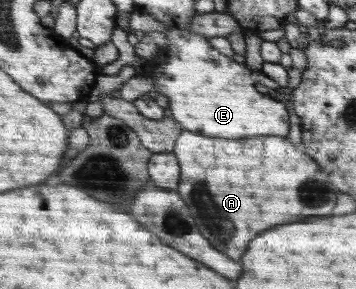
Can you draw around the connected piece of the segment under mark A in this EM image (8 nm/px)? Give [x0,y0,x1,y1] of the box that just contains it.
[173,131,337,261]

